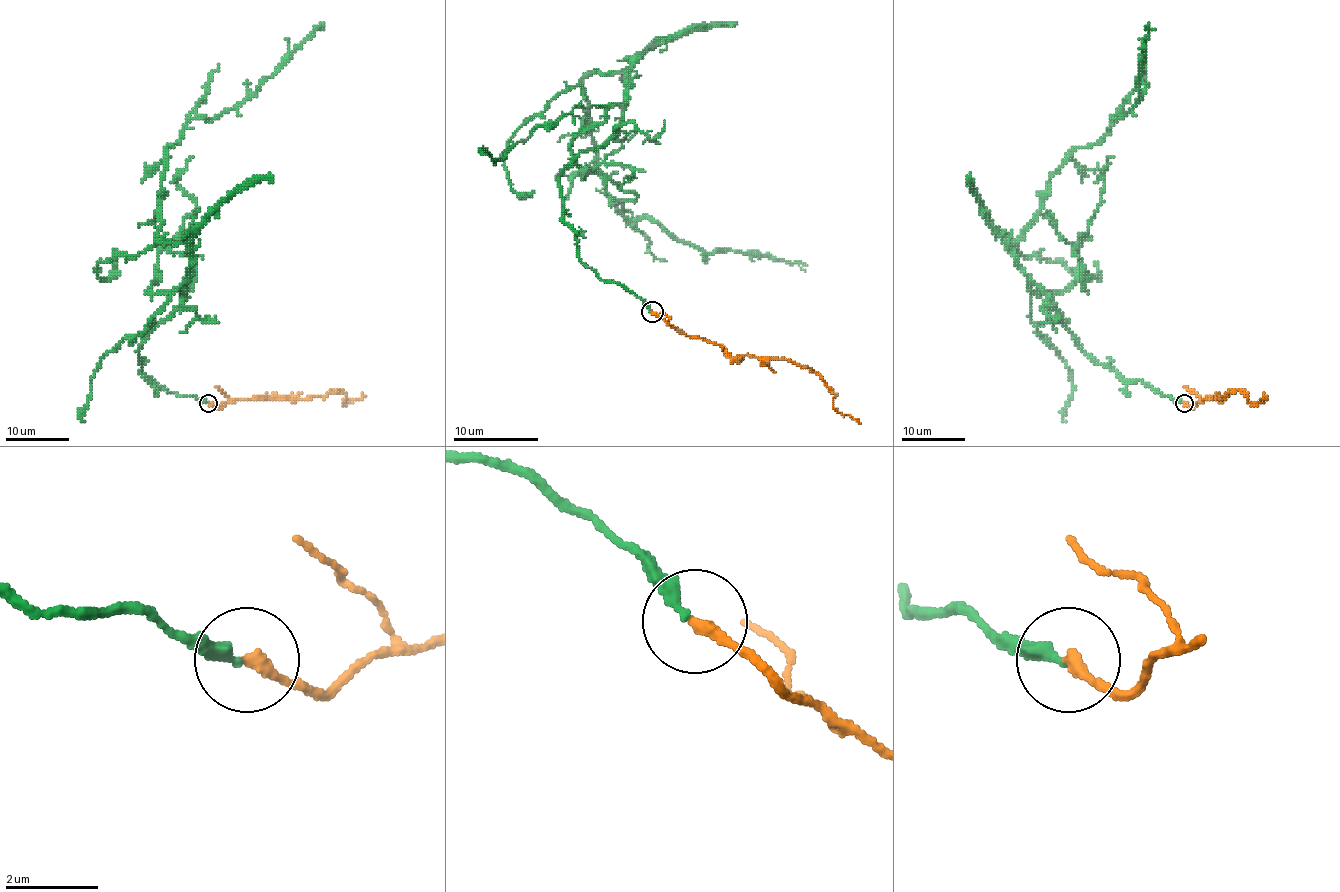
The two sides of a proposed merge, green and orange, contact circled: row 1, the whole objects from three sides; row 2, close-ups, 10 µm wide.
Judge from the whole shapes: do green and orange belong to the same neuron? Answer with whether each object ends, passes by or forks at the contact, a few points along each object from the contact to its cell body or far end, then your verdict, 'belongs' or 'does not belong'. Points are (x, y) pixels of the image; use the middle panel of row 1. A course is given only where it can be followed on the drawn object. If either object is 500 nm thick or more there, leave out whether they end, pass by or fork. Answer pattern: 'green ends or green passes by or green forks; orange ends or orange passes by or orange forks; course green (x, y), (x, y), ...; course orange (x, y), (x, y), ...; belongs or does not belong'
green ends; orange ends; course green (651, 310), (562, 218), (560, 173), (630, 86), (590, 73), (617, 210), (807, 265); course orange (651, 312), (688, 336), (720, 344), (732, 357), (777, 357), (807, 365), (835, 395), (833, 406), (860, 423); belongs

